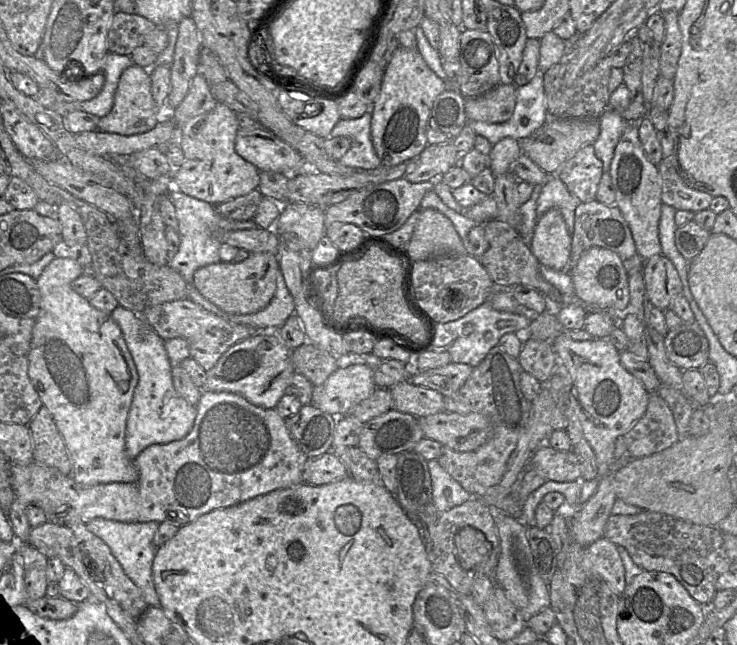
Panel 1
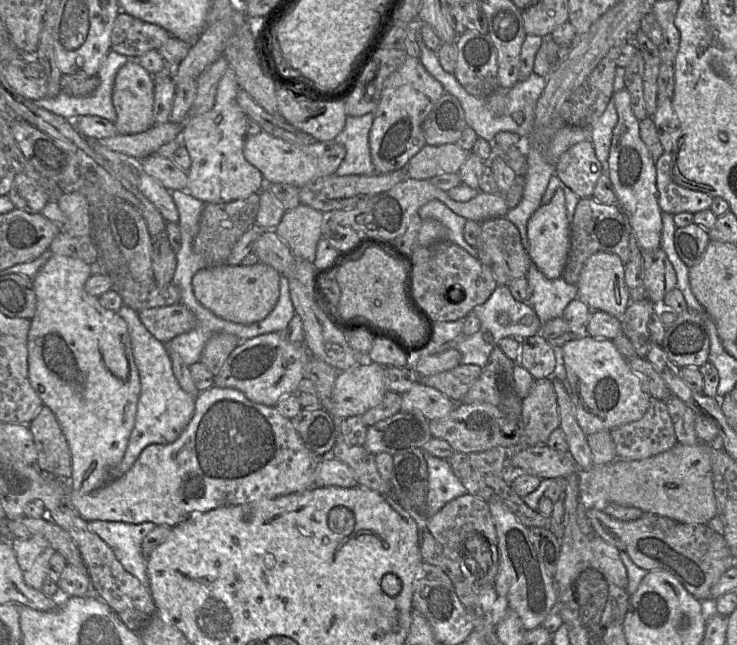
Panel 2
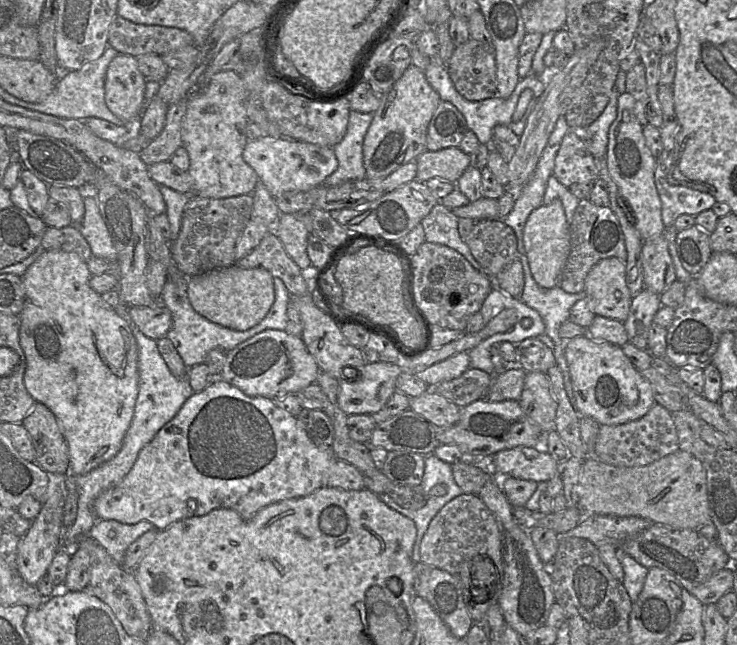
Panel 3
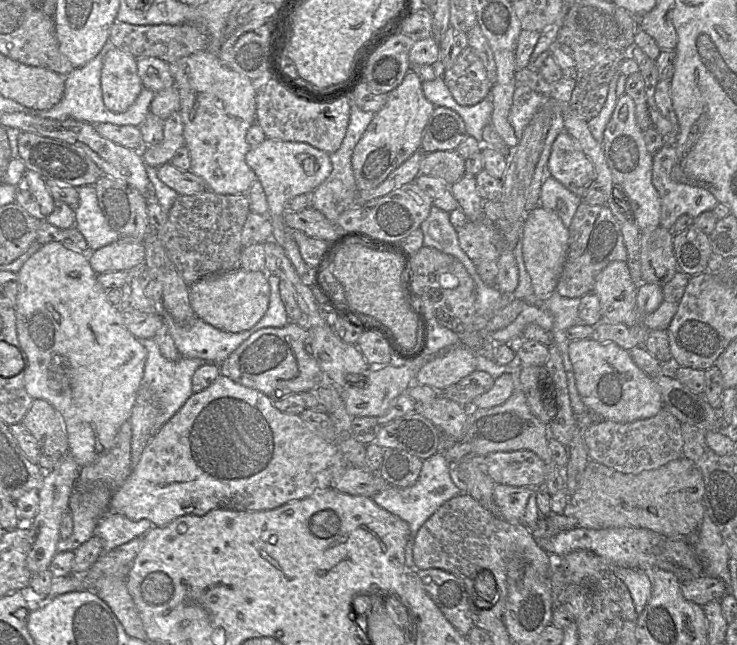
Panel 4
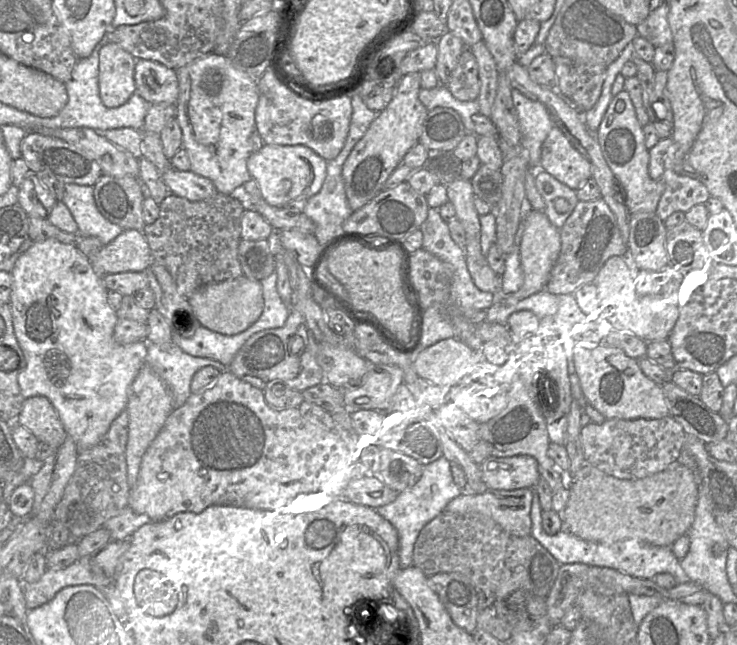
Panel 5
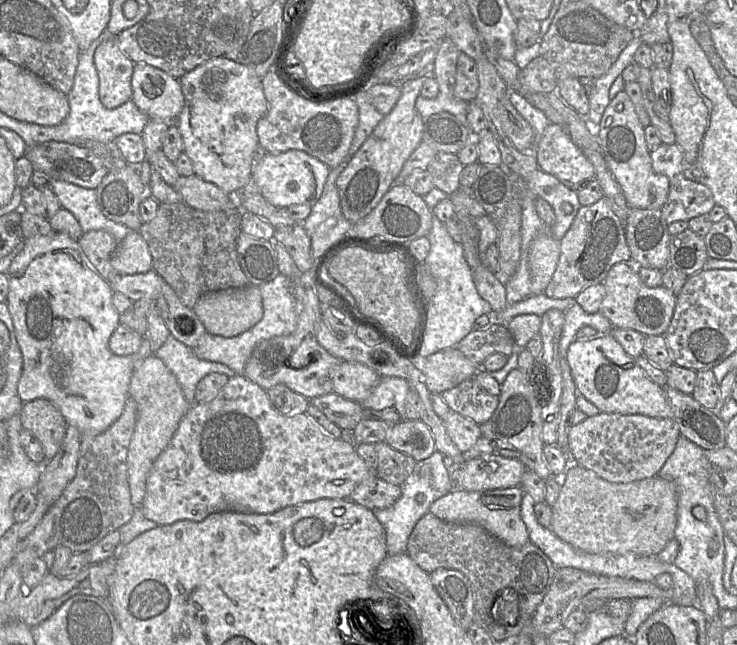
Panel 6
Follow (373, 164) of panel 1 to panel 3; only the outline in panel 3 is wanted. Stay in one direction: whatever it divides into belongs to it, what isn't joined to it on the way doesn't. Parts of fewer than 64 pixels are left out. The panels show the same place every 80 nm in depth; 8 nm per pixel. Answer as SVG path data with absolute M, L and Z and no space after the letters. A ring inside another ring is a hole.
M350 111L346 134L342 141L333 147L338 168L324 180L324 186L333 187L350 180L366 178L363 141L373 116L372 112Z

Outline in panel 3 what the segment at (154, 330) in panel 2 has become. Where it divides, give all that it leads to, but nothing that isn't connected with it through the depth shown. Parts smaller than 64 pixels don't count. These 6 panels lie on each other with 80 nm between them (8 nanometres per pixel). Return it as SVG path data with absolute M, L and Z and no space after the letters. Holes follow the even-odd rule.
M160 305L129 308L131 319L147 337L159 340L167 336L172 327L172 316L168 308Z

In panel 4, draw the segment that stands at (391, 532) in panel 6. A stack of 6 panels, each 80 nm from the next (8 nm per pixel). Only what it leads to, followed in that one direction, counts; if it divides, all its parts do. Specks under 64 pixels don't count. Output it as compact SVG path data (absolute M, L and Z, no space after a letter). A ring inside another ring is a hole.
M437 452L423 460L422 469L417 481L405 488L387 486L382 492L376 493L372 499L374 502L390 513L406 521L410 528L410 536L405 549L405 564L407 569L414 568L413 547L416 535L420 527L448 500L465 494L452 481L449 474L449 461L441 453Z

